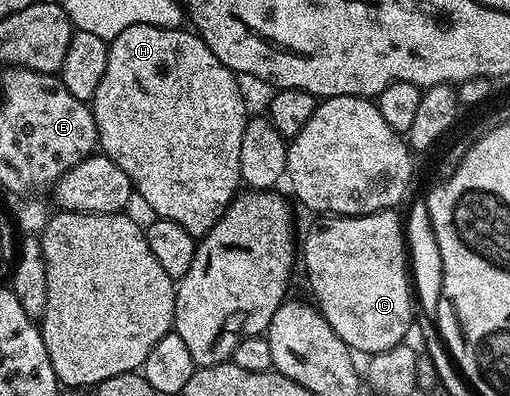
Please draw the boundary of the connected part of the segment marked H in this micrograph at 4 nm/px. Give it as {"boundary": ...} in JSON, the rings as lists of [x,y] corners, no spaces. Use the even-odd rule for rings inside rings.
{"boundary":[[[137,24],[133,28],[125,28],[125,32],[121,32],[121,36],[110,39],[107,47],[107,63],[105,64],[105,76],[101,76],[101,84],[97,84],[97,92],[94,98],[91,99],[89,105],[93,113],[95,113],[95,123],[97,124],[97,132],[99,133],[99,141],[97,143],[98,149],[107,155],[109,160],[113,160],[113,164],[117,164],[117,168],[121,168],[121,172],[125,172],[125,176],[129,176],[134,193],[143,197],[143,202],[152,210],[152,215],[155,218],[168,218],[177,224],[181,224],[181,228],[185,228],[185,232],[189,232],[195,239],[200,239],[206,236],[209,228],[213,228],[213,224],[217,224],[217,220],[221,220],[221,216],[225,212],[225,208],[235,199],[235,195],[241,186],[241,179],[239,173],[241,172],[241,136],[245,136],[245,128],[247,127],[247,120],[249,111],[247,111],[247,102],[243,99],[243,90],[239,87],[240,79],[237,77],[235,71],[228,68],[225,64],[221,64],[221,60],[217,60],[217,56],[213,56],[213,52],[204,44],[202,38],[198,34],[192,32],[187,28],[180,28],[178,30],[166,30],[160,26],[150,26],[149,24]]]}

